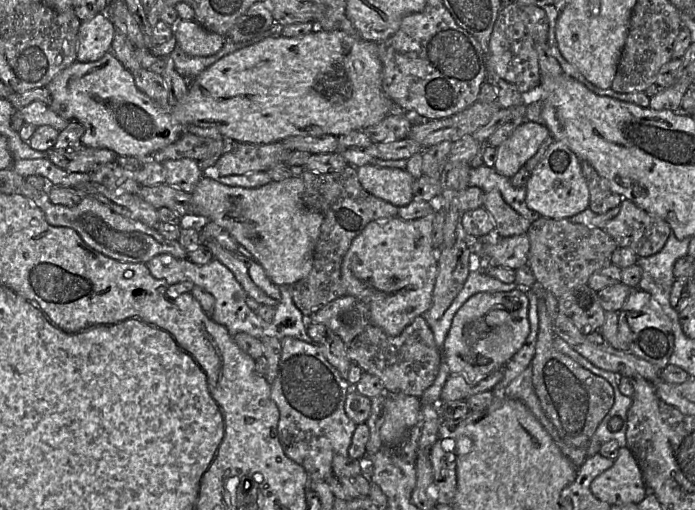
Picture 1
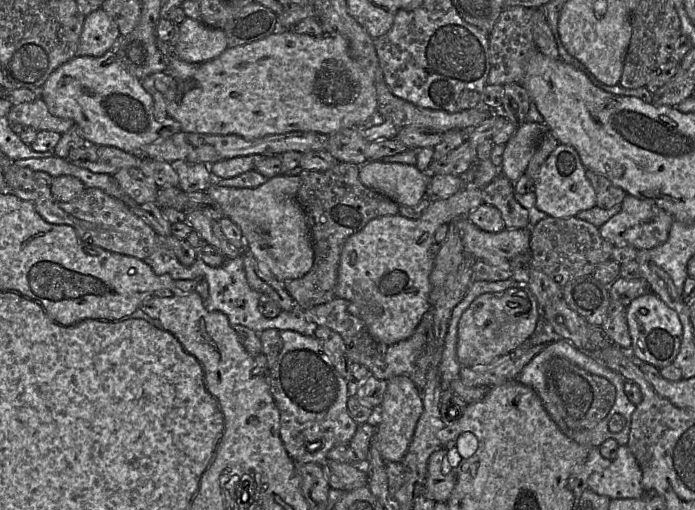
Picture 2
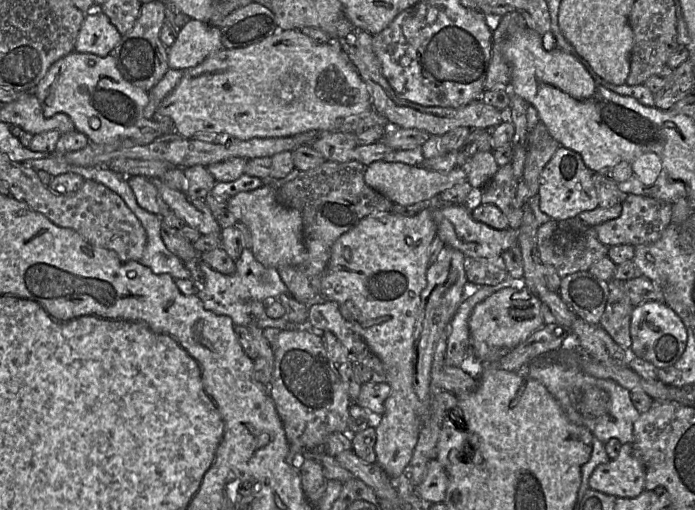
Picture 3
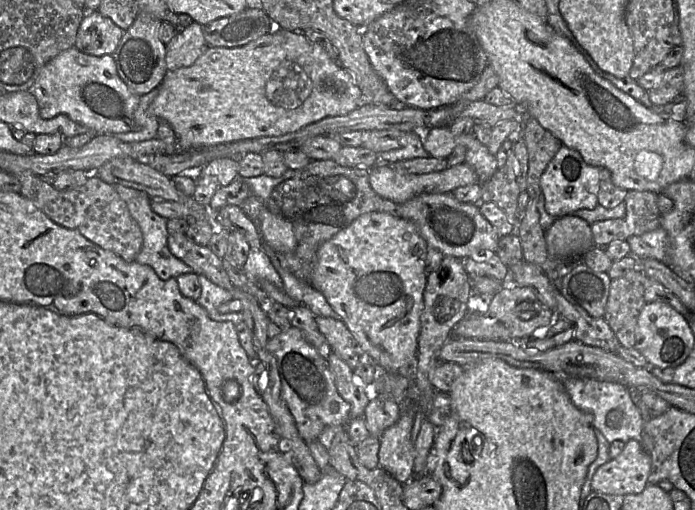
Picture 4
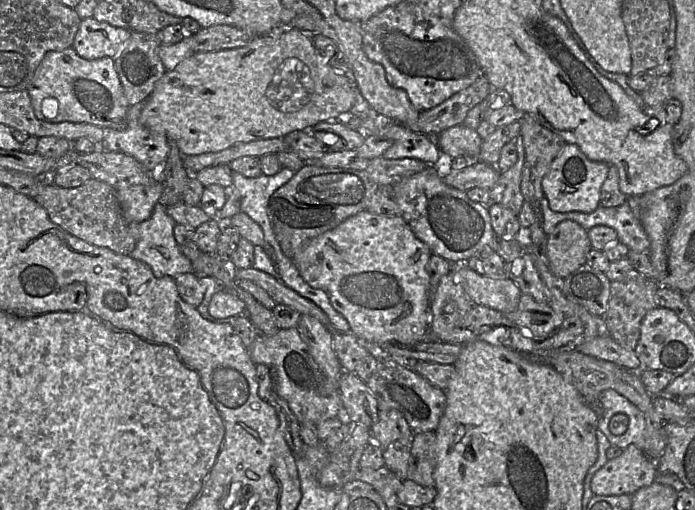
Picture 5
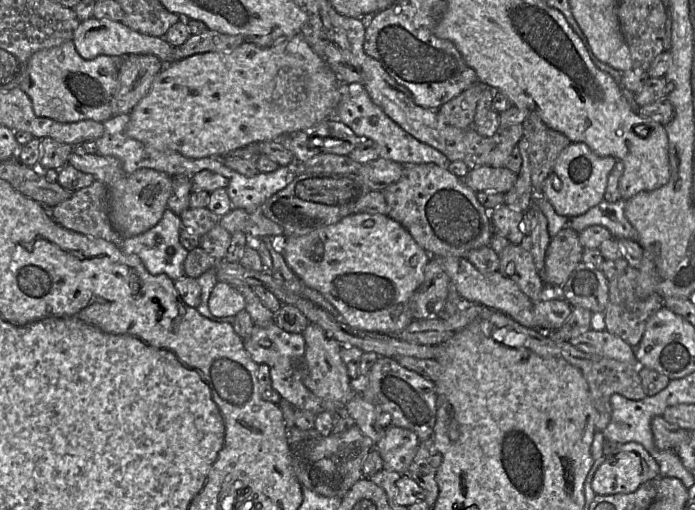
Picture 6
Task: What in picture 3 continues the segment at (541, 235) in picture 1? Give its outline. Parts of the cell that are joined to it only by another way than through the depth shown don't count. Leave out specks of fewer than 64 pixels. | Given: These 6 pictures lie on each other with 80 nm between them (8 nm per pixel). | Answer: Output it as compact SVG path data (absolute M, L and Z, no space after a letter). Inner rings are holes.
M554 219L538 227L537 248L542 261L553 266L560 278L578 271L589 271L593 263L608 254L608 247L599 241L594 227L588 226L577 234L563 233L560 231L559 222Z

